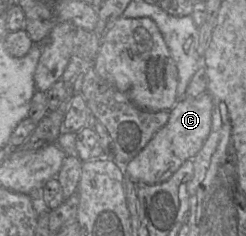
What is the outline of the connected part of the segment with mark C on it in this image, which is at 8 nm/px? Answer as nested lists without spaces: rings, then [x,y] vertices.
[[[209,93],[199,97],[183,97],[169,111],[168,122],[159,129],[145,148],[127,164],[124,172],[135,183],[149,185],[167,181],[181,165],[194,158],[209,137],[212,126],[213,100]]]

